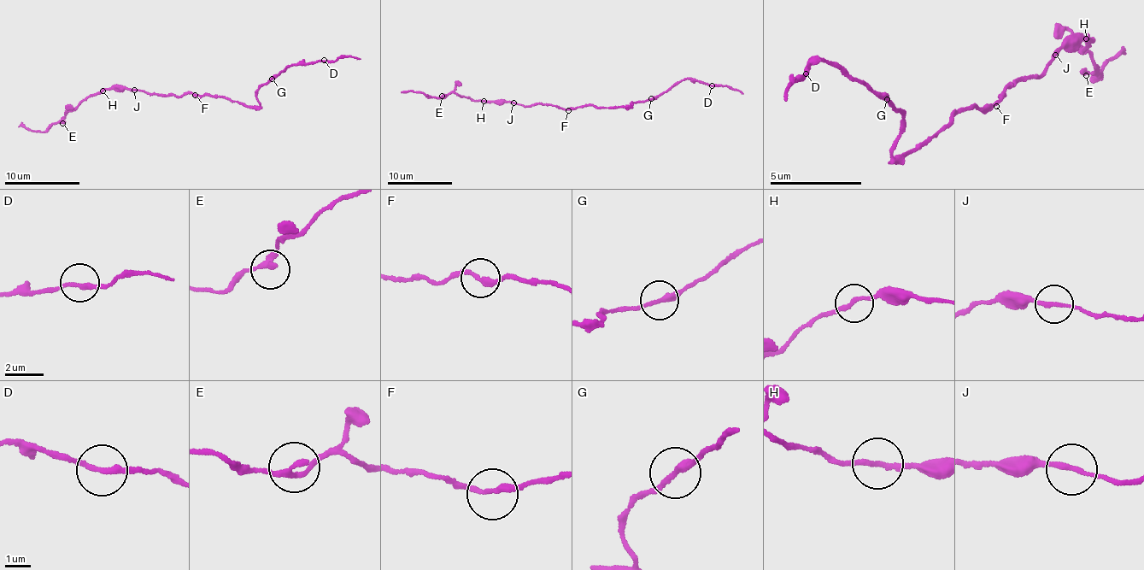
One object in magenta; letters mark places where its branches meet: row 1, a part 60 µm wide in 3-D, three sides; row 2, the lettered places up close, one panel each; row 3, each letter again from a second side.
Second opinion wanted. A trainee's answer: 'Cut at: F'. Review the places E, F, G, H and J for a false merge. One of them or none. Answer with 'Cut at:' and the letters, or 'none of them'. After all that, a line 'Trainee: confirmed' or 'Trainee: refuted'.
Cut at: none of them
Trainee: refuted

